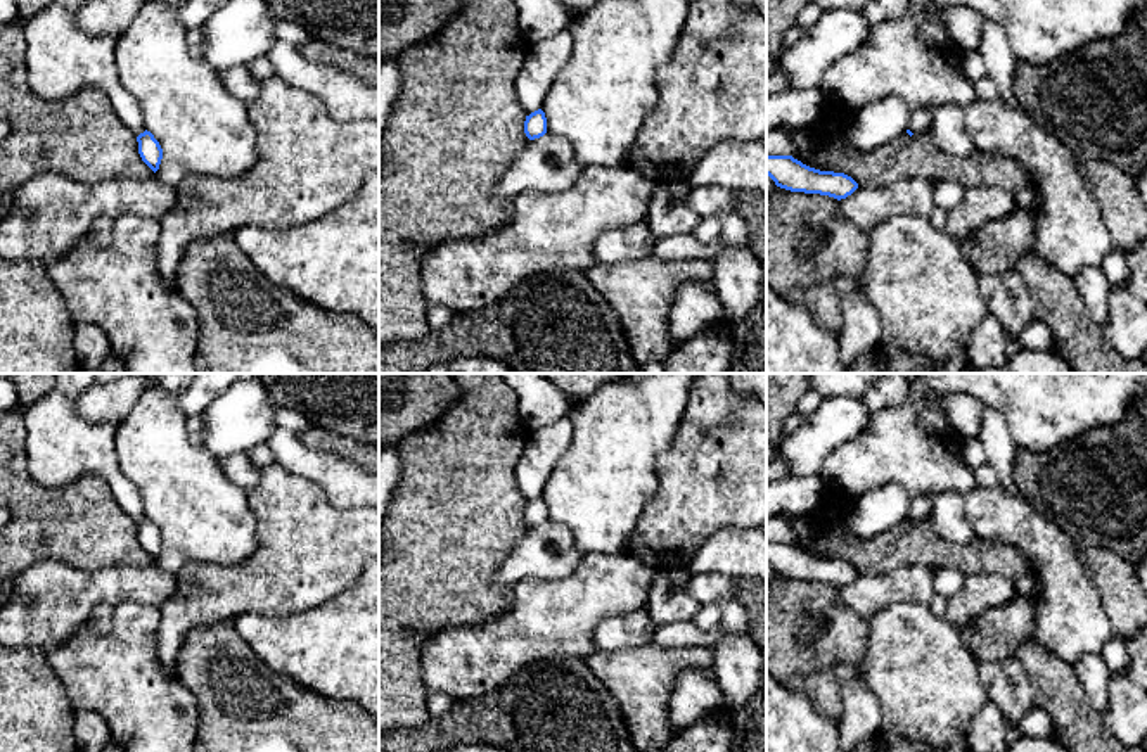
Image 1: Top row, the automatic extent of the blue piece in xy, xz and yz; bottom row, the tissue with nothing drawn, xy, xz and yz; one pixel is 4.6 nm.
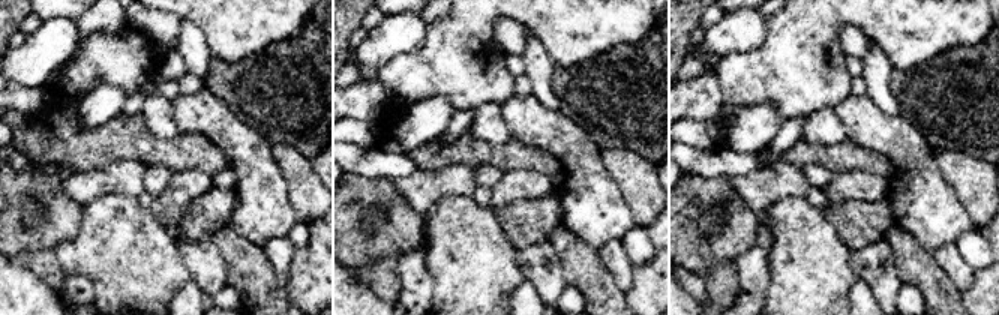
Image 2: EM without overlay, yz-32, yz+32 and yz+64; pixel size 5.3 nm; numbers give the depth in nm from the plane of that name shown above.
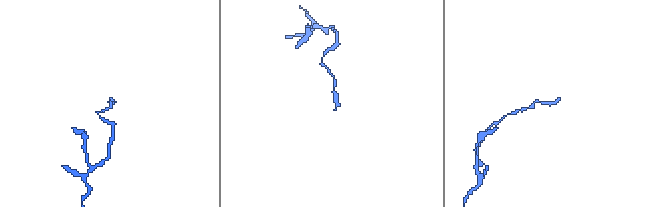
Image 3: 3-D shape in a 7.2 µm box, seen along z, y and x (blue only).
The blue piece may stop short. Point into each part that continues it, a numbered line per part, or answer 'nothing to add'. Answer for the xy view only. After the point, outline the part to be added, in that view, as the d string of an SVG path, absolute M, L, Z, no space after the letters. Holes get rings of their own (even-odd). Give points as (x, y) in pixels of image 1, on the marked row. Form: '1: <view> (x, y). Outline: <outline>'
nothing to add

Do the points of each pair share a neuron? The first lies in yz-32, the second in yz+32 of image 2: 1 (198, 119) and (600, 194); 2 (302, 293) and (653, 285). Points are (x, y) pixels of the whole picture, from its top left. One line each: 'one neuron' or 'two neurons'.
1: one neuron
2: one neuron

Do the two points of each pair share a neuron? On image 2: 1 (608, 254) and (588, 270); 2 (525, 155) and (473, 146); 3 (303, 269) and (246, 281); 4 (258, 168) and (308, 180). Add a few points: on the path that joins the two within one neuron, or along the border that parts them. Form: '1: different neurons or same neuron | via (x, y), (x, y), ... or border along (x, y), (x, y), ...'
1: different neurons | border along (597, 251), (606, 263), (612, 279), (621, 288)
2: same neuron | via (512, 155), (486, 153)
3: different neurons | border along (284, 287), (288, 299)
4: different neurons | border along (272, 146), (272, 153), (285, 180), (293, 209)

